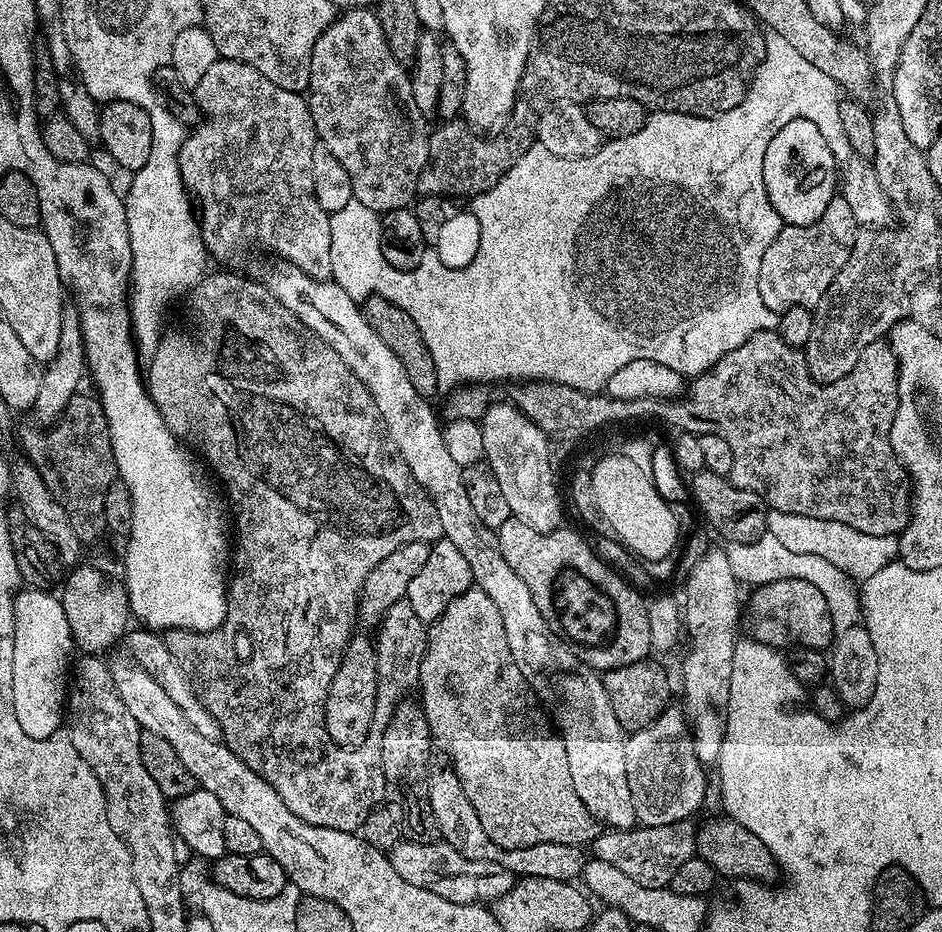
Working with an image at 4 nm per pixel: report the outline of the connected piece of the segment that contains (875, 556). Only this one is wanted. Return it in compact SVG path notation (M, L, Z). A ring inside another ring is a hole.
M769 511L768 531L772 532L787 549L798 554L818 554L856 582L870 578L870 574L878 574L882 566L893 563L898 556L897 537L862 534L862 530L854 530L854 526L846 526L842 522L826 518Z

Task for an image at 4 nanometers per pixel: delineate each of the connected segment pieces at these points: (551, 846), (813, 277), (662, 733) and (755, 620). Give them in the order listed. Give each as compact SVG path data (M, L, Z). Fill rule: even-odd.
M450 766L444 768L433 767L428 773L426 795L430 802L432 819L435 831L440 832L439 839L449 844L458 854L475 860L486 862L498 862L506 866L513 876L523 878L554 878L555 880L575 881L584 871L586 863L585 849L578 844L566 842L538 842L538 846L526 846L525 848L503 848L493 842L482 830L482 822L478 822L478 814L474 806L470 806L470 798L462 790L458 782L458 774Z
M841 194L833 195L822 218L813 224L784 224L778 238L774 238L774 242L766 246L766 254L762 254L762 270L758 270L758 294L762 294L762 302L777 314L790 310L790 306L815 309L830 282L834 282L842 266L846 266L854 250L857 231L854 213Z
M669 706L650 726L631 733L627 737L626 778L630 782L630 794L634 798L636 819L645 828L650 826L670 826L679 820L692 820L695 812L704 804L708 792L708 780L704 777L705 765L696 756L690 725L680 706Z
M786 578L755 589L752 601L746 604L746 624L752 627L751 639L768 644L777 650L789 650L797 644L800 650L831 649L836 632L830 620L830 609L825 595L802 578Z

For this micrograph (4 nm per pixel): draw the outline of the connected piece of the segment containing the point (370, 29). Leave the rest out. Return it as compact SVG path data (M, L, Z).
M351 8L337 15L334 23L330 25L318 38L314 44L314 50L311 51L310 62L310 82L306 89L306 99L311 117L314 119L316 137L319 143L330 150L330 154L342 163L346 172L350 175L353 199L356 199L360 205L367 209L374 210L377 214L383 214L390 210L409 207L417 197L418 178L421 177L422 170L429 160L429 138L431 136L430 127L428 128L426 120L427 115L419 110L418 104L414 100L411 73L405 68L405 65L394 58L394 54L387 45L386 36L382 31L381 23L373 9Z

